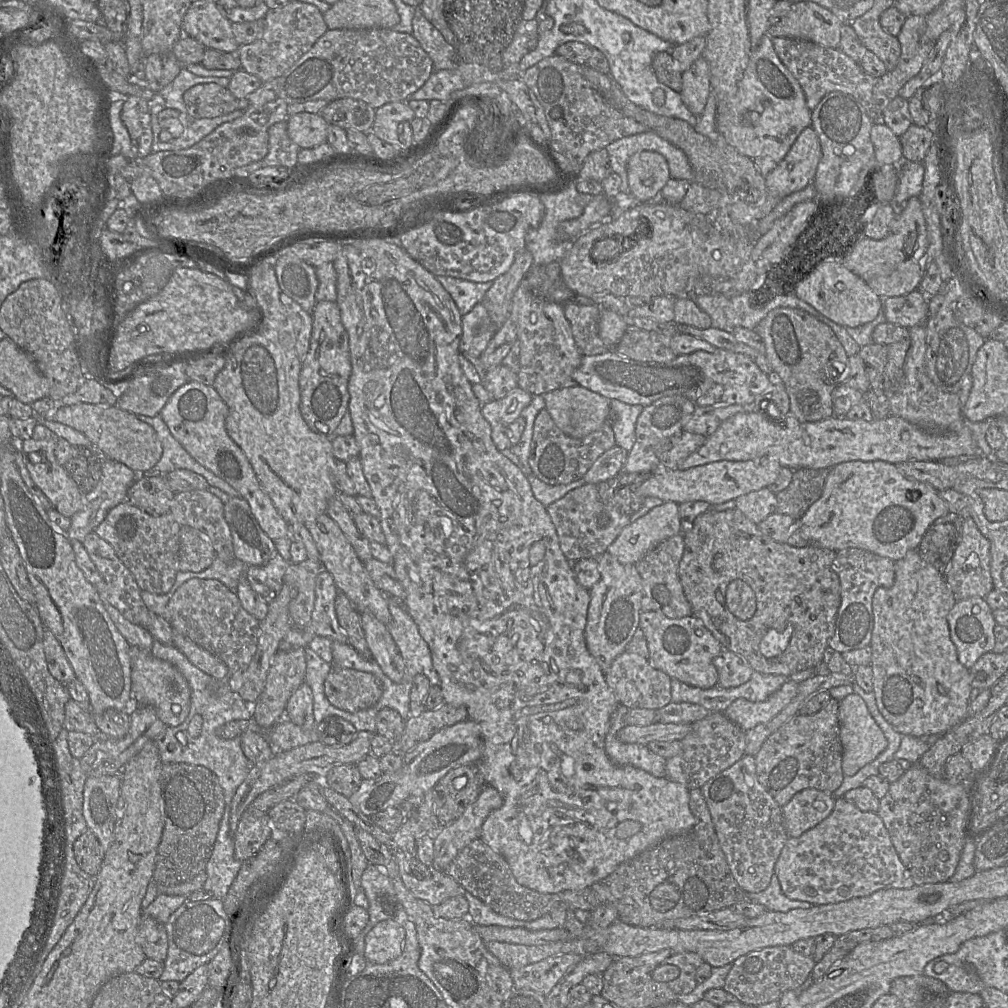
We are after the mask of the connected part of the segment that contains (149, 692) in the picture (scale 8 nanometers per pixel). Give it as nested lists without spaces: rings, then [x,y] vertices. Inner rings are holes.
[[[132,651],[131,696],[139,705],[150,705],[166,725],[176,727],[183,723],[190,711],[191,690],[180,671],[167,661],[153,656],[150,651]]]

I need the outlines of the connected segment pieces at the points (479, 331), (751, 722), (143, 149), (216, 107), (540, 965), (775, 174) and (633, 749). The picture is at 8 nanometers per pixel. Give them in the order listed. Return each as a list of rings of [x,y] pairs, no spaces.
[[[482,302],[477,303],[467,314],[462,316],[462,336],[459,352],[480,357],[496,332],[496,326],[490,319]]]
[[[788,679],[782,687],[762,702],[751,702],[738,698],[725,710],[725,716],[748,731],[759,724],[766,723],[779,714],[796,696],[798,683]]]
[[[130,96],[124,98],[121,120],[128,130],[135,155],[144,158],[152,150],[153,134],[149,98]]]
[[[215,83],[195,85],[183,95],[188,116],[193,120],[213,119],[237,109],[238,99]]]
[[[574,953],[553,955],[509,971],[514,987],[531,989],[546,996],[582,958],[582,955]]]
[[[809,126],[800,133],[784,159],[765,177],[768,195],[785,198],[812,184],[821,156],[819,138]]]
[[[619,704],[610,719],[610,728],[605,738],[605,750],[616,764],[642,769],[655,777],[666,777],[666,759],[650,751],[647,745],[624,743],[617,733],[625,726],[624,718],[629,708]]]

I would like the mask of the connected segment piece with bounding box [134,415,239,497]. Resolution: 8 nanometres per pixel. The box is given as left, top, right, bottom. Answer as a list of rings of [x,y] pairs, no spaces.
[[[136,415],[136,417],[155,430],[162,445],[162,456],[158,463],[150,470],[134,471],[134,481],[138,481],[143,477],[164,476],[177,469],[186,469],[201,475],[209,485],[219,488],[229,496],[237,496],[237,493],[239,493],[237,490],[199,464],[184,449],[184,447],[174,438],[160,415],[153,417]]]

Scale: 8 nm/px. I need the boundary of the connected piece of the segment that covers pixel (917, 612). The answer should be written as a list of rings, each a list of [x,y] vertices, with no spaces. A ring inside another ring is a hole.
[[[917,550],[895,561],[892,587],[874,592],[873,691],[879,711],[902,735],[941,736],[968,718],[971,674],[958,659],[947,621],[955,603],[945,574],[926,563]]]

